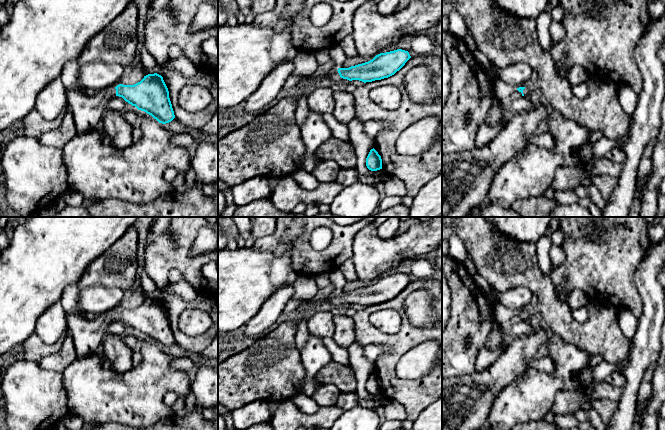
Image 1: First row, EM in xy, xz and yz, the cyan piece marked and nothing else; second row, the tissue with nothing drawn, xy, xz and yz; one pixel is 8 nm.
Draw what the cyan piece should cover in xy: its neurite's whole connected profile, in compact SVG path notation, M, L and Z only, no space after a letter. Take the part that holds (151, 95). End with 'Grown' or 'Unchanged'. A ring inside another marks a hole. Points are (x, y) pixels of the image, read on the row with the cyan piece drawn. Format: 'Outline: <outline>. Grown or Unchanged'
Outline: M157 73L148 74L134 85L119 84L105 88L95 95L67 89L67 99L77 132L86 133L100 127L108 111L111 98L119 96L138 110L151 115L159 123L166 124L174 118L168 88L163 77Z. Grown

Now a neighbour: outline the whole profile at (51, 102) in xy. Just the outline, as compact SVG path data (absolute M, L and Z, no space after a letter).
M60 78L50 82L36 98L35 109L46 120L55 120L69 109L67 88Z

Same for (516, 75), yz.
M525 63L512 64L506 68L497 68L498 79L502 80L506 84L509 84L515 88L525 87L525 83L531 80L533 69Z

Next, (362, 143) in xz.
M354 117L347 127L350 142L354 146L358 158L356 169L361 174L370 175L372 171L366 166L366 158L372 149L372 140L364 132L364 123Z

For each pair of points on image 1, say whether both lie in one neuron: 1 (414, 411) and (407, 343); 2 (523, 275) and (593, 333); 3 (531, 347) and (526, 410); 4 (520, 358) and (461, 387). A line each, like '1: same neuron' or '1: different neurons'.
1: same neuron
2: same neuron
3: different neurons
4: same neuron

